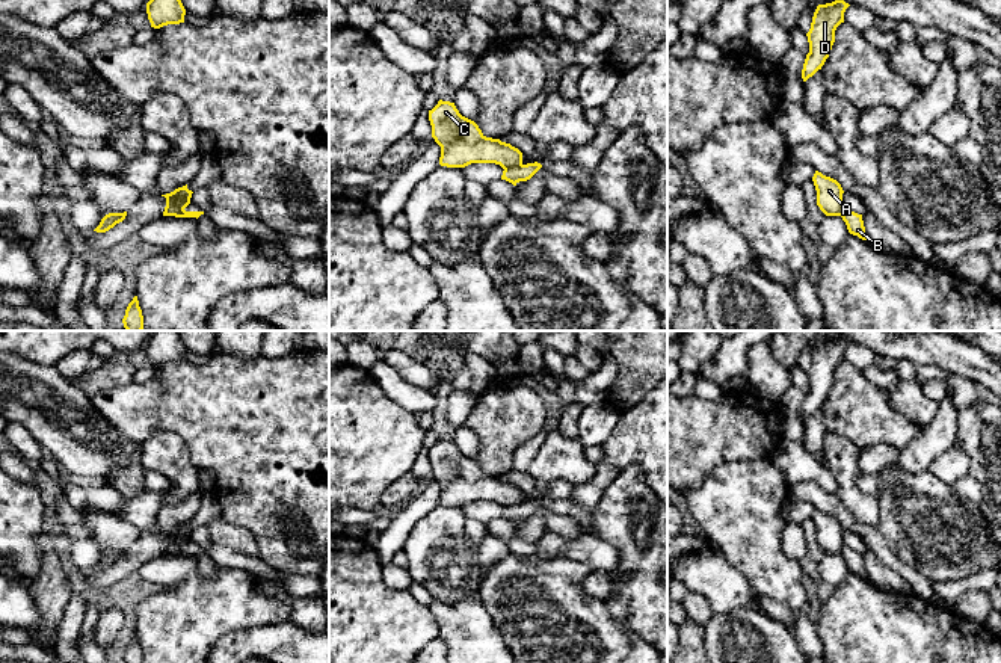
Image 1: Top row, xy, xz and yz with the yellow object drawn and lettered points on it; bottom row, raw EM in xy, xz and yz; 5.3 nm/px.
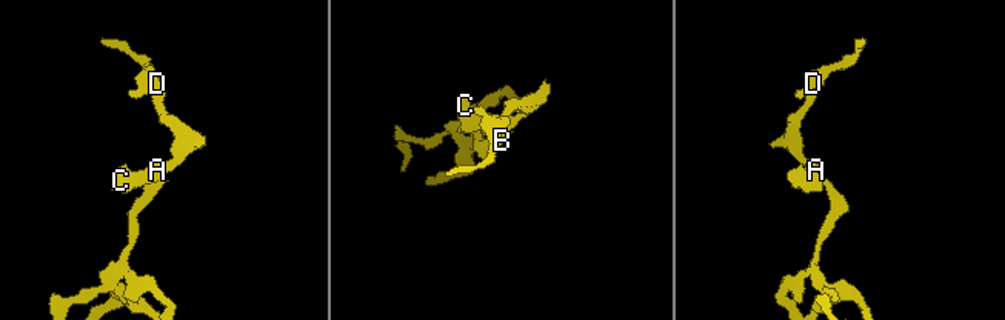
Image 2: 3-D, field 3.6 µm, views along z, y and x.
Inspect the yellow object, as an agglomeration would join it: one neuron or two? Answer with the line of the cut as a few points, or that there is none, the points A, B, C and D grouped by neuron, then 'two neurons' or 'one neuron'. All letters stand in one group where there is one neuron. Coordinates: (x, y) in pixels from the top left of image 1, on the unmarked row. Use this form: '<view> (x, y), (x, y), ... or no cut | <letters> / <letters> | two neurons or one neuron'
xz (521, 502), (505, 508) | A C D / B | two neurons

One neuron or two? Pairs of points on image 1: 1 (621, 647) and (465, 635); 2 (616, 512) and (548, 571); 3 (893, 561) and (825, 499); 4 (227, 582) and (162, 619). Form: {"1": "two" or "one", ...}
{"1": "two", "2": "two", "3": "one", "4": "one"}

